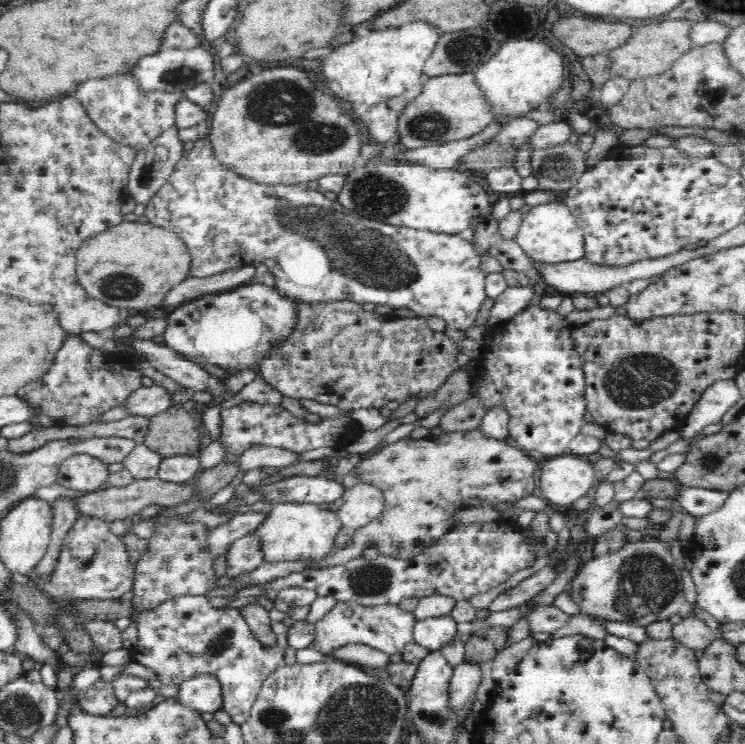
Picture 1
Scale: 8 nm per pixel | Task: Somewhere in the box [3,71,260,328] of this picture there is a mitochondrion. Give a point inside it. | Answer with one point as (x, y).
(119, 286)

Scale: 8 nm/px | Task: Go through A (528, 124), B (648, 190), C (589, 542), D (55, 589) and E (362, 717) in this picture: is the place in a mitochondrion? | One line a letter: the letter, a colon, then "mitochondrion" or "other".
A: other
B: other
C: other
D: mitochondrion
E: mitochondrion

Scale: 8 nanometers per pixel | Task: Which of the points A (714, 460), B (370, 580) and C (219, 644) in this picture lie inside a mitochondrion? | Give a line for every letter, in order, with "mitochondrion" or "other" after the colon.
A: mitochondrion
B: mitochondrion
C: mitochondrion

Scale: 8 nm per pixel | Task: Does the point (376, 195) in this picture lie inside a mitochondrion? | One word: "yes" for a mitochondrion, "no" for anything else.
yes

